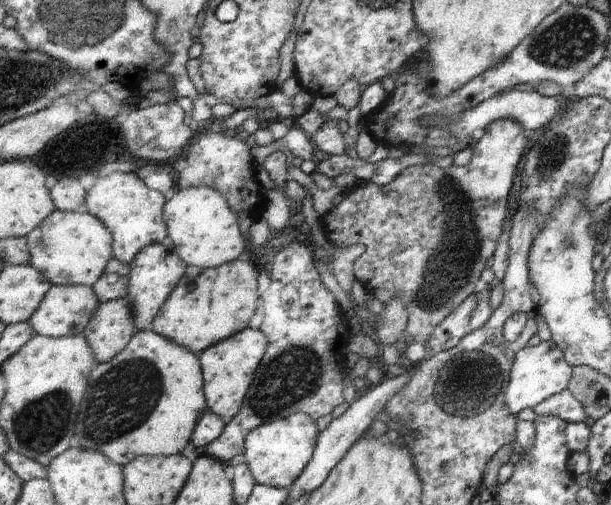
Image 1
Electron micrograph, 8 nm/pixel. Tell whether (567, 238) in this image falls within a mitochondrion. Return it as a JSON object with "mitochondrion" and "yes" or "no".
{"mitochondrion":"yes"}

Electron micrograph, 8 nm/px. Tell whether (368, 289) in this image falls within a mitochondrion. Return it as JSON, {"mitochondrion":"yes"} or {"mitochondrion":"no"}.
{"mitochondrion":"no"}

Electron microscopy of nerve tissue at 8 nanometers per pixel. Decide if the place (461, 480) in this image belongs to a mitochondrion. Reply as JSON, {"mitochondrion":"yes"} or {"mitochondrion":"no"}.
{"mitochondrion":"no"}

